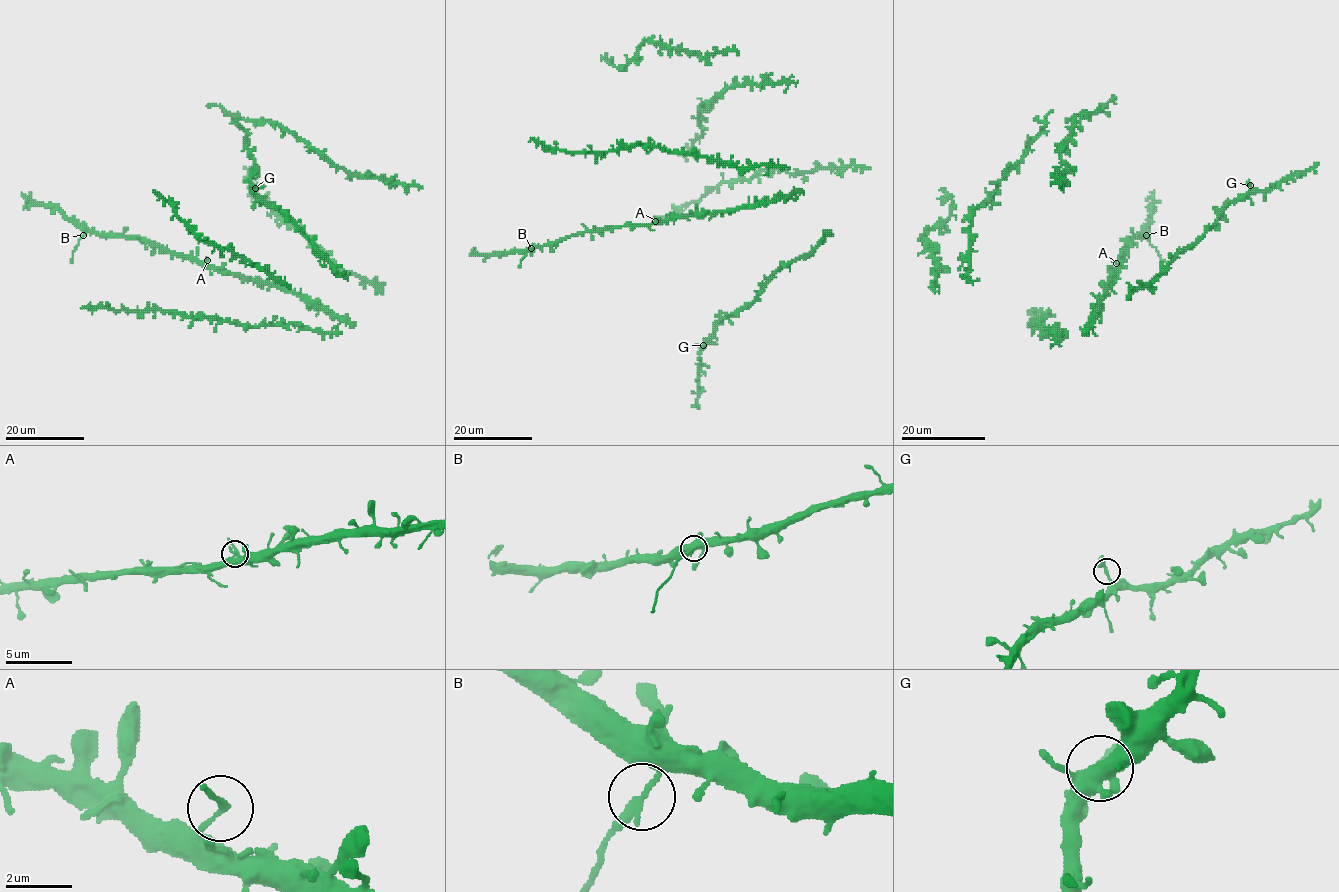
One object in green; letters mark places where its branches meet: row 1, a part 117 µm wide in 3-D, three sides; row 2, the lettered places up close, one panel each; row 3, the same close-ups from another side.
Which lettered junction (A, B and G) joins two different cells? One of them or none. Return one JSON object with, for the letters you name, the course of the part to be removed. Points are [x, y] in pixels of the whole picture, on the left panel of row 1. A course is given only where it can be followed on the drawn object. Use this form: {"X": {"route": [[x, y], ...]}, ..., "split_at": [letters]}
{"B": {"route": [[84, 235], [73, 252], [71, 263]]}, "split_at": ["B"]}

